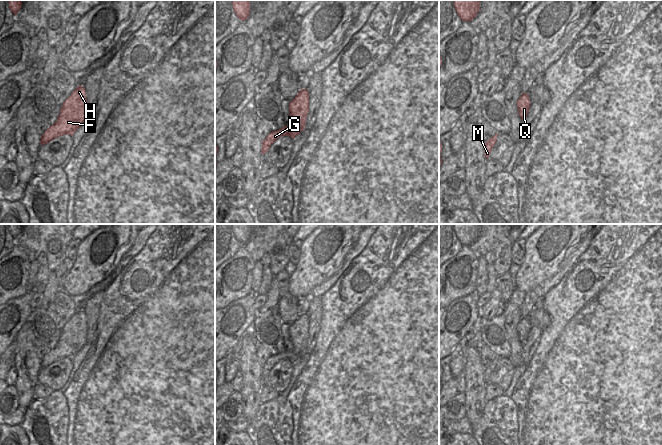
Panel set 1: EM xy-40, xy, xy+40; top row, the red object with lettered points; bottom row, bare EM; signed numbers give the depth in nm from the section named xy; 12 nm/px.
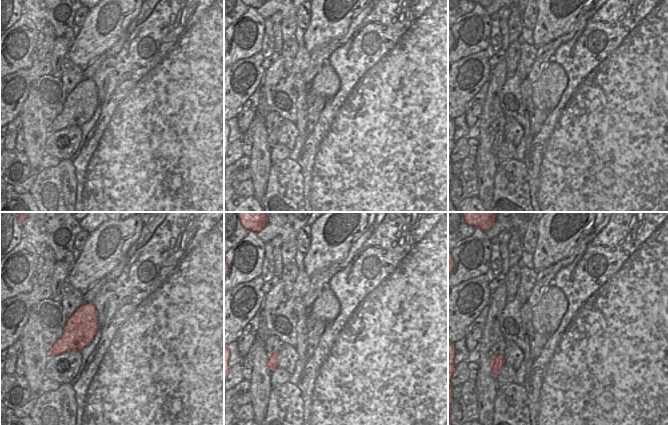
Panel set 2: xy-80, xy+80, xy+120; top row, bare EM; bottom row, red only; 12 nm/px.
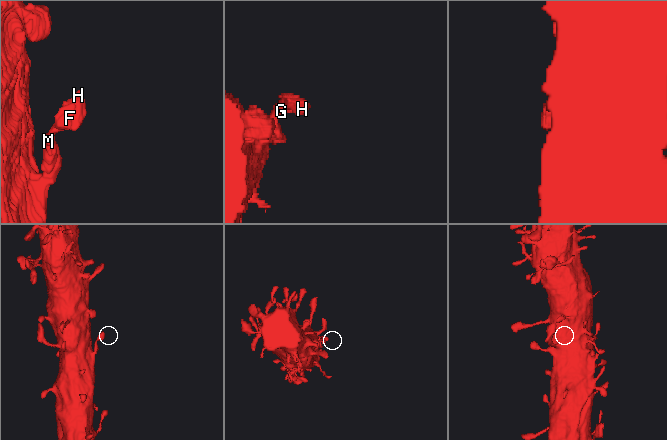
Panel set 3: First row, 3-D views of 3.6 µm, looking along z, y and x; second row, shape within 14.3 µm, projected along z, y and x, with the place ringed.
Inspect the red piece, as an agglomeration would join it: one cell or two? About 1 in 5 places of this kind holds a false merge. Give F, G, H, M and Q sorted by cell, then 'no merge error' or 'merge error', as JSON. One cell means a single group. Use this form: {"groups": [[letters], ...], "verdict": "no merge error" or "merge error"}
{"groups": [["F", "G", "H", "M", "Q"]], "verdict": "no merge error"}

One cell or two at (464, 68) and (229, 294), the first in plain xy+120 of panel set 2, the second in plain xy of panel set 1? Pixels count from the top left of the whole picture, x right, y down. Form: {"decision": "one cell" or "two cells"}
{"decision": "two cells"}

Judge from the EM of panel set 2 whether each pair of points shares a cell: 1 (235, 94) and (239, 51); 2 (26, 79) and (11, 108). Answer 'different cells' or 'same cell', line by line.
1: different cells
2: same cell

